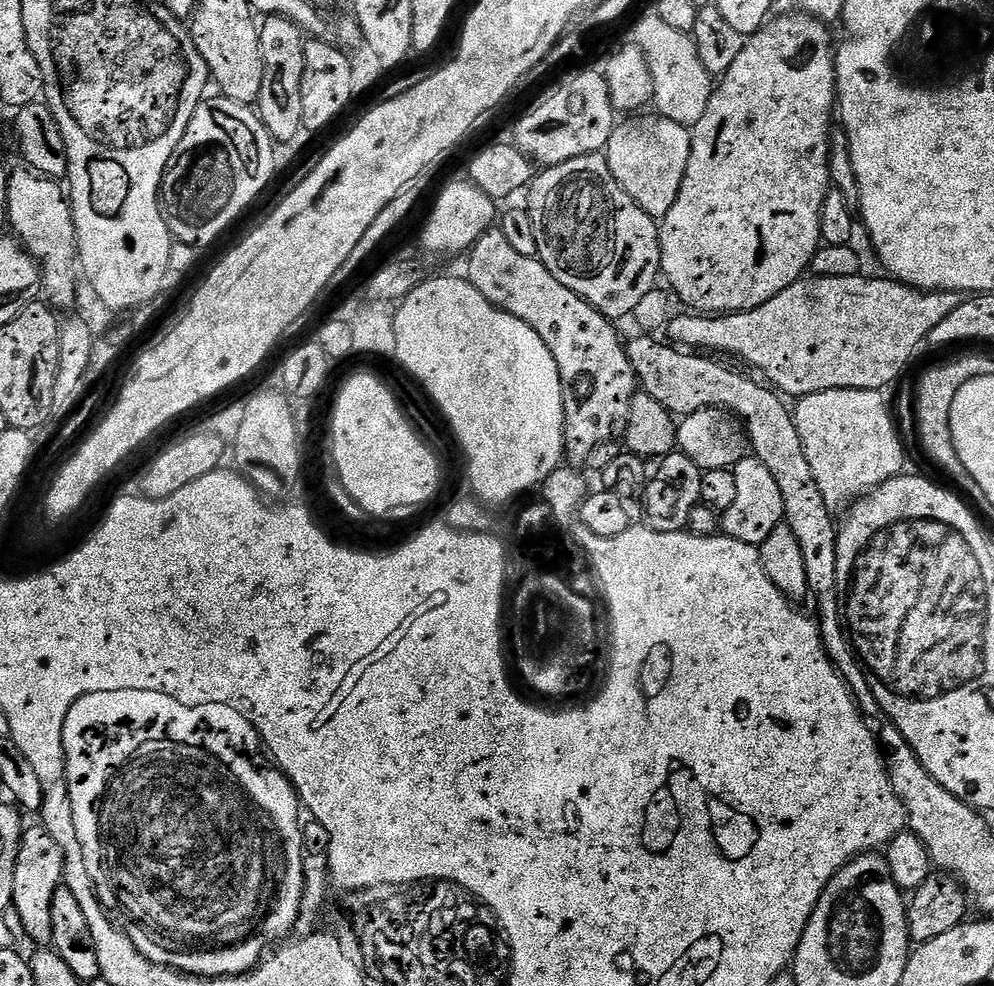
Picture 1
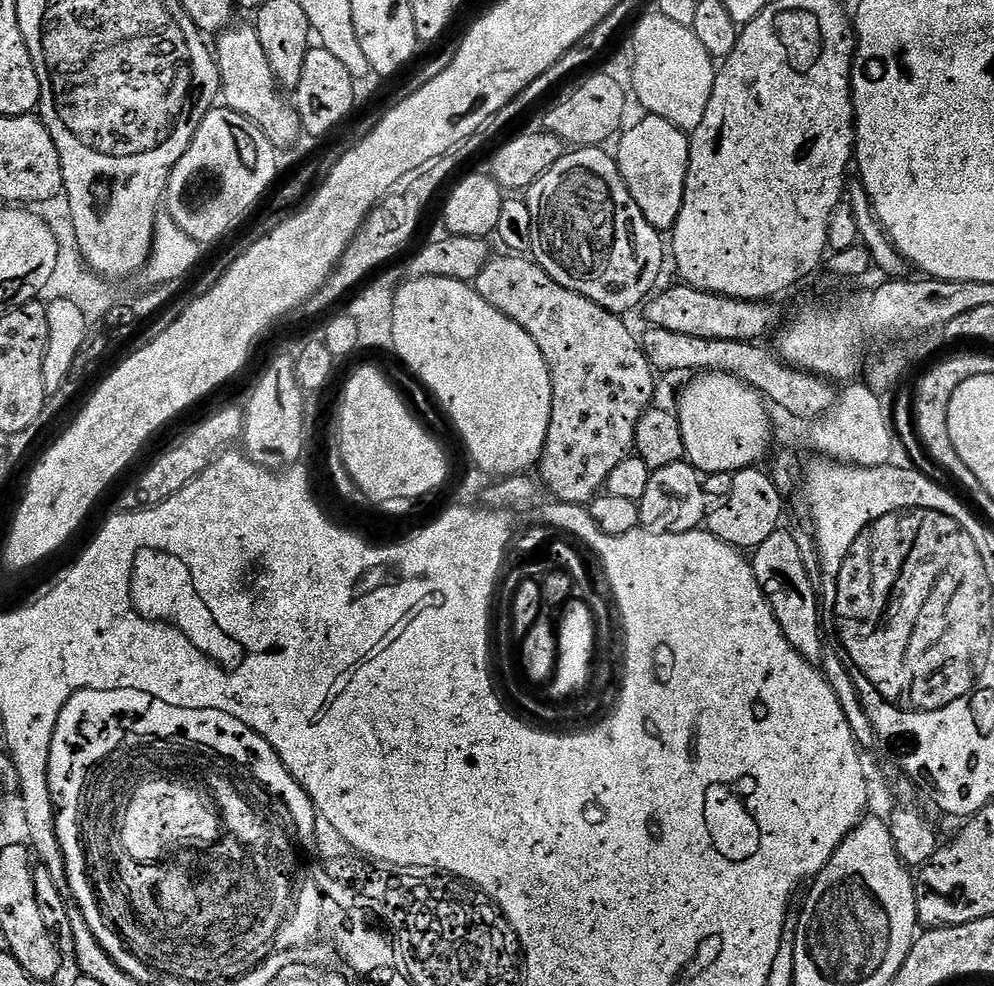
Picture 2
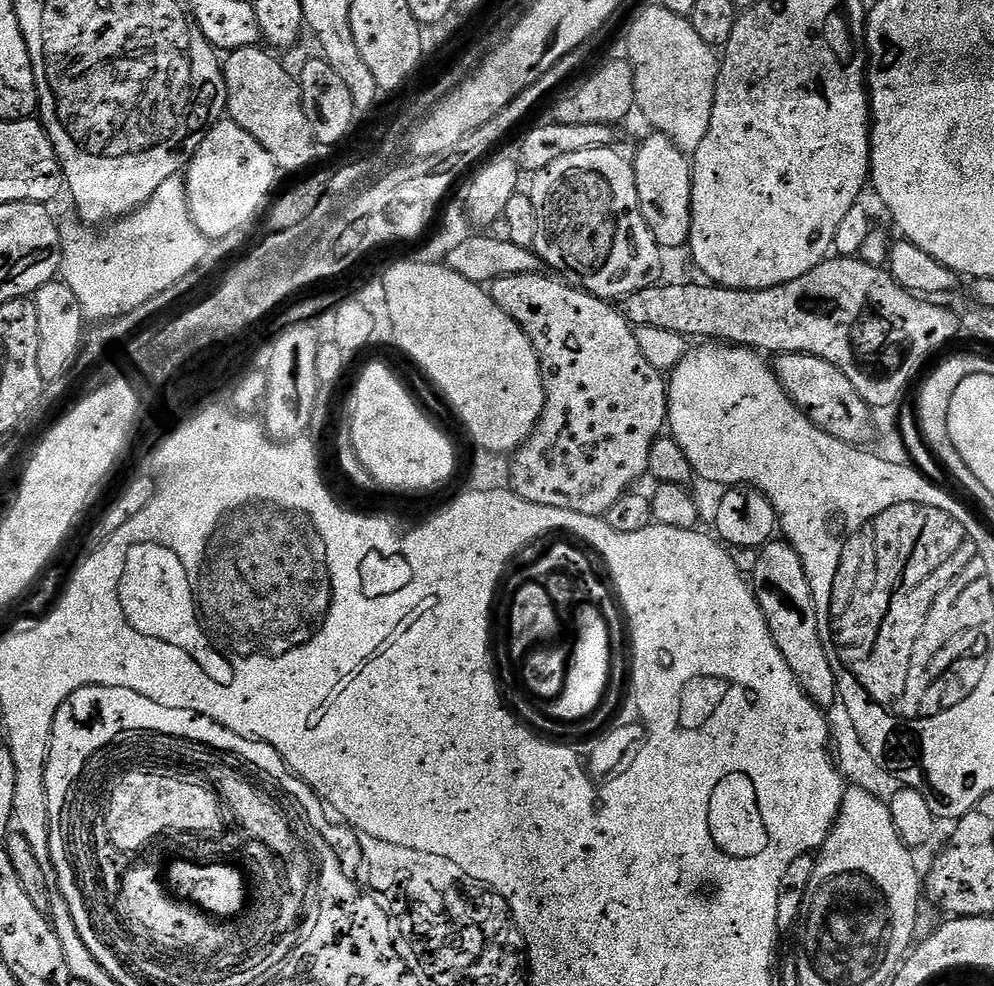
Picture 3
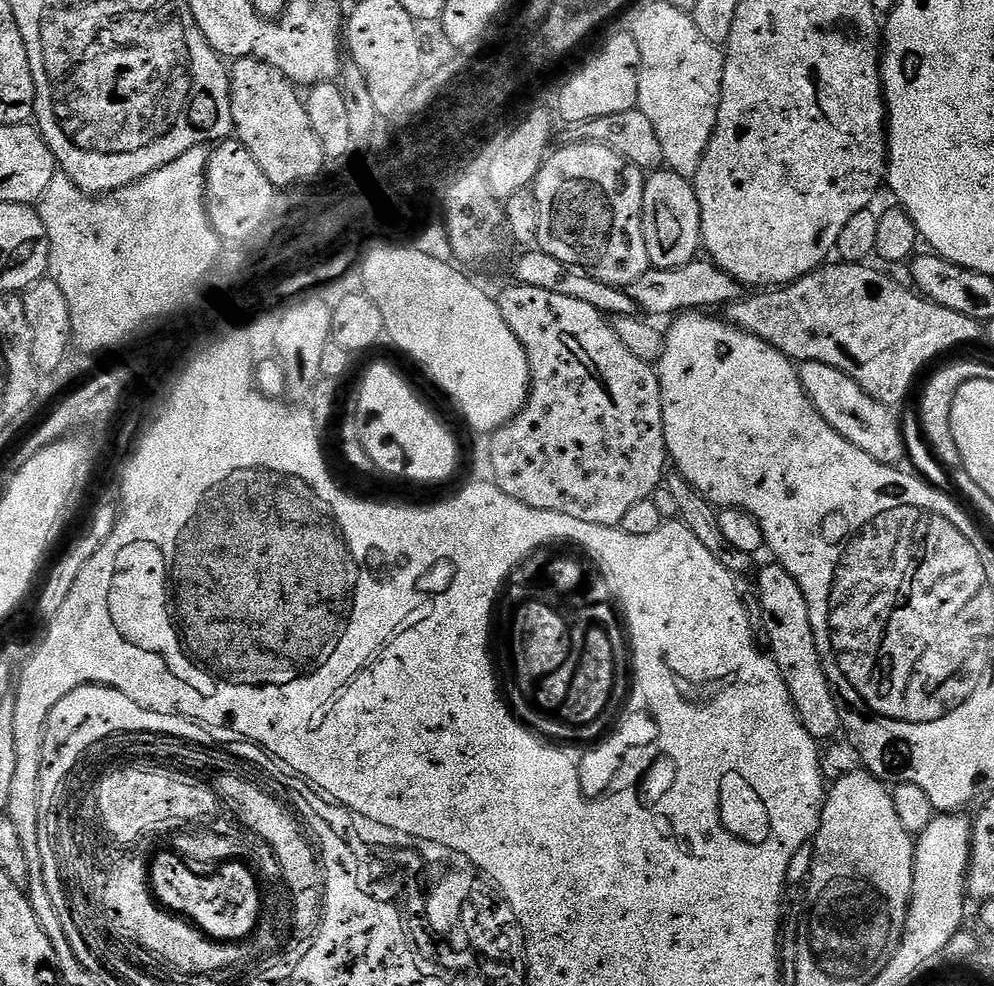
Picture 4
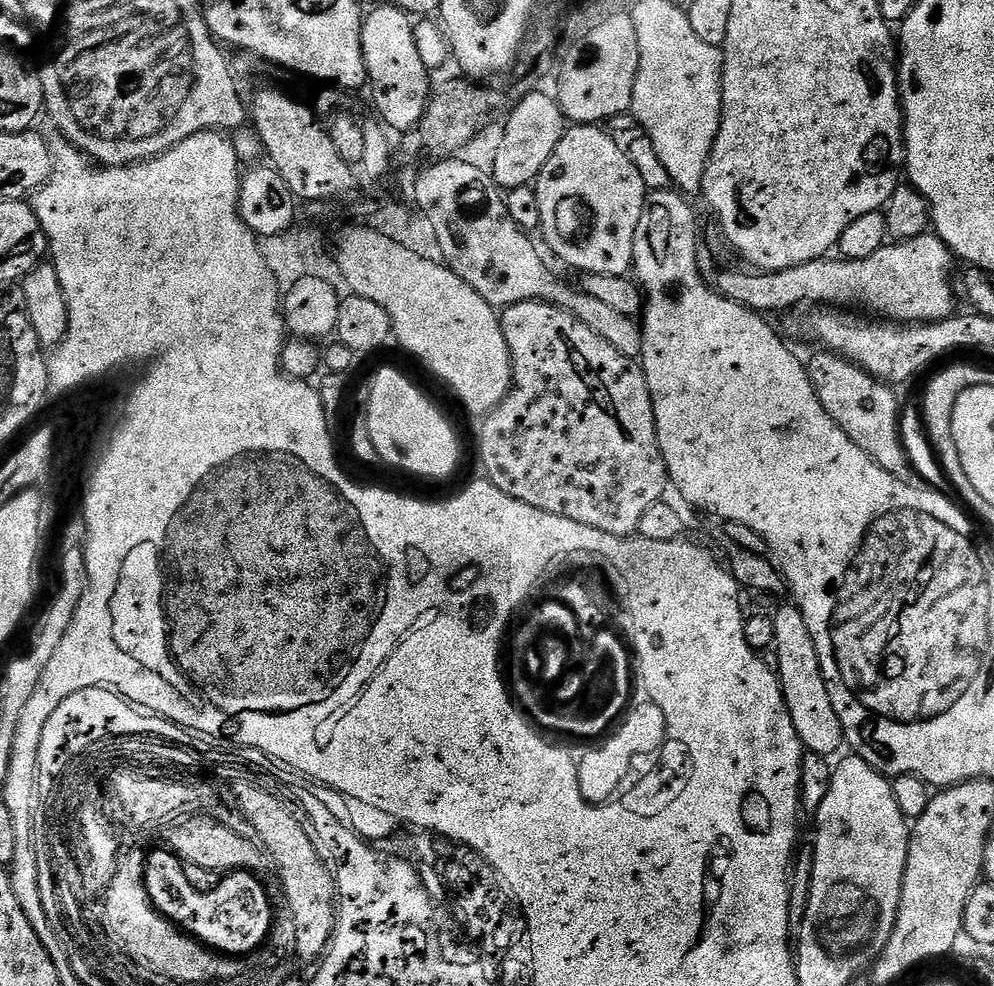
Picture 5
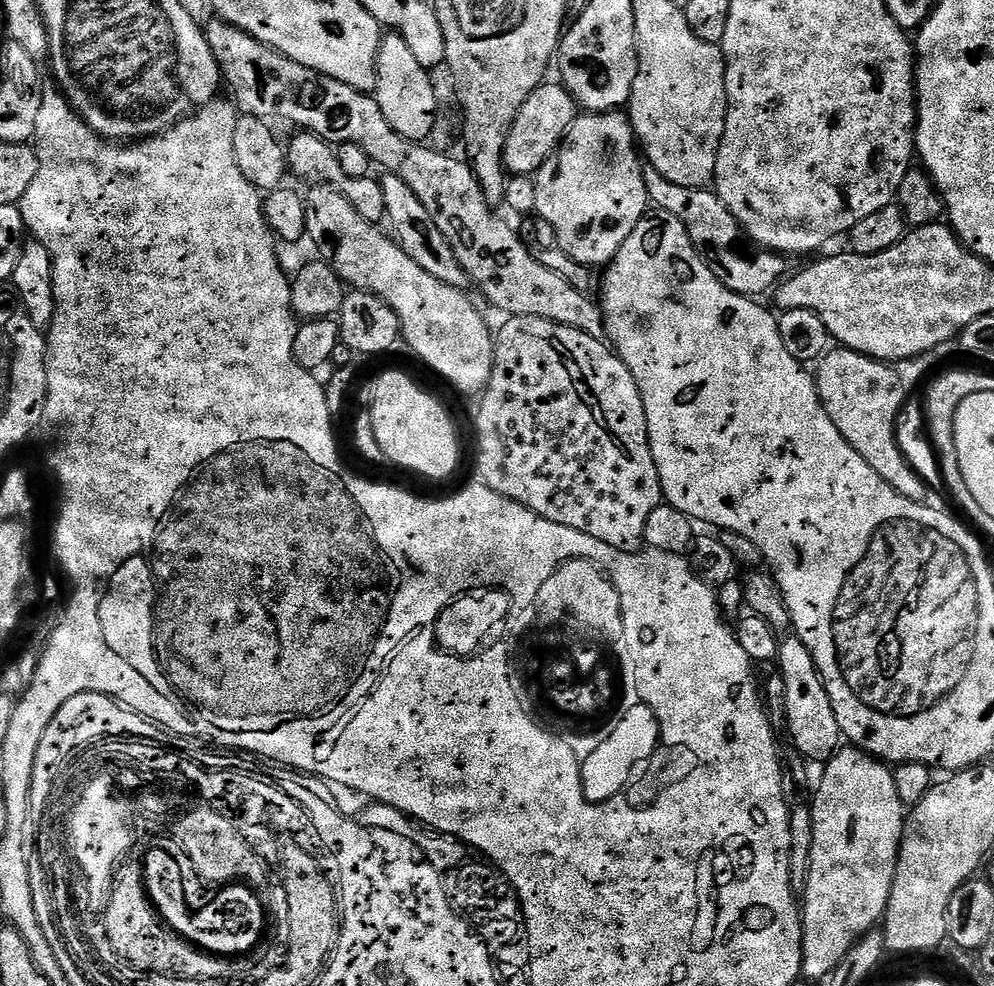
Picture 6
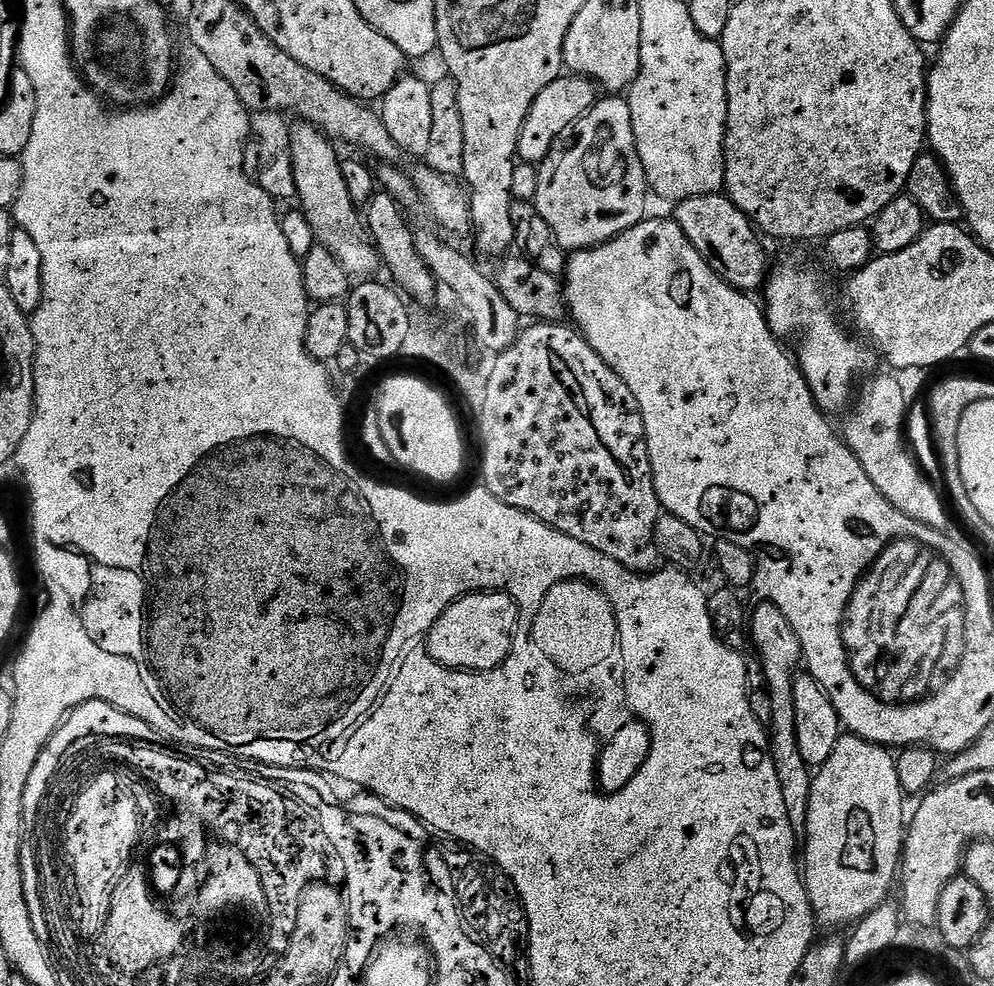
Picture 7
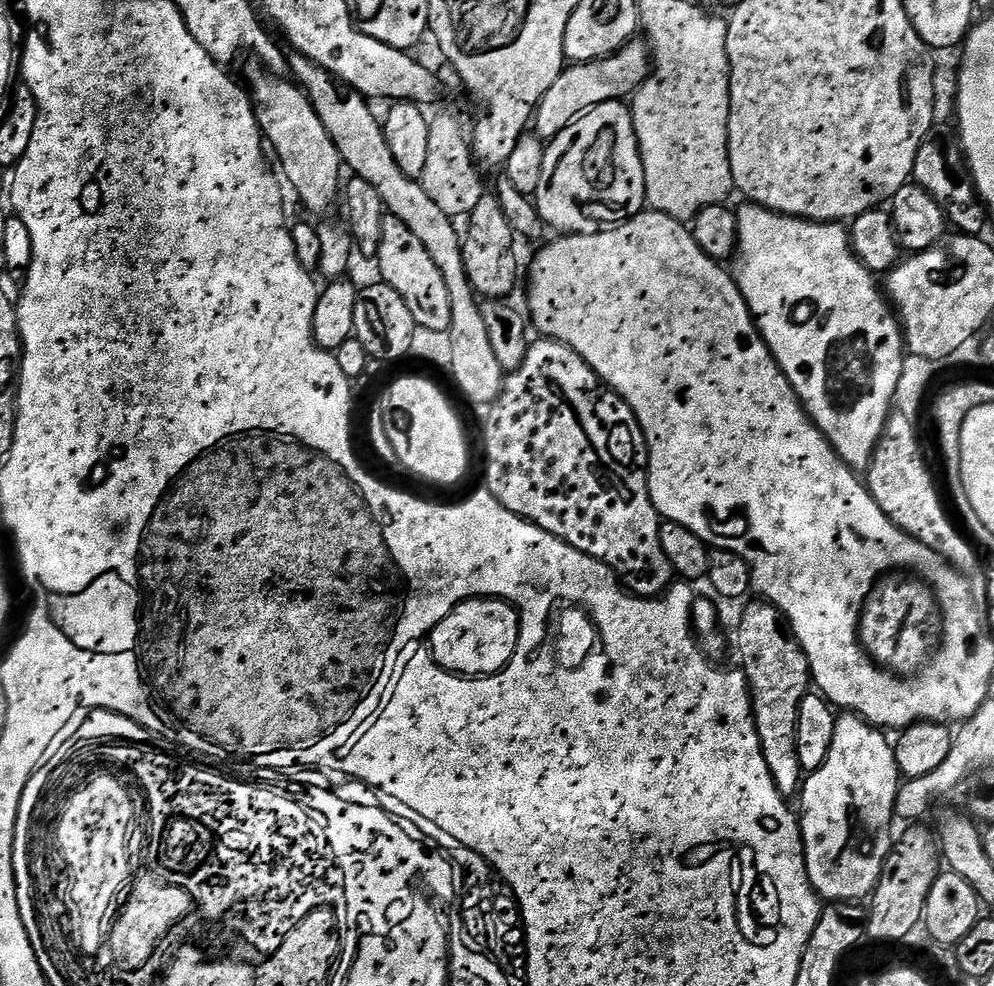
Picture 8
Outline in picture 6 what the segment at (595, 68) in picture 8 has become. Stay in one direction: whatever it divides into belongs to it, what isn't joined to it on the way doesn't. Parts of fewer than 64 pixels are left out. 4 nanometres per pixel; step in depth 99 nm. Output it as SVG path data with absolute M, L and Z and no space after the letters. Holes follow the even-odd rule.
M559 82L540 84L522 102L522 110L514 118L508 131L504 147L504 166L512 176L532 176L545 164L560 146L561 139L569 126L576 121L578 105Z

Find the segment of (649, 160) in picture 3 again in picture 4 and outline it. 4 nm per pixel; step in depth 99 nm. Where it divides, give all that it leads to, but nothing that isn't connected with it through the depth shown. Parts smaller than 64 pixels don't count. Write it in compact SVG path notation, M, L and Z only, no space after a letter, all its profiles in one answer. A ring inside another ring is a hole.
M657 170L644 182L644 237L652 268L681 268L697 259L702 248L700 239L700 207L696 186L691 179L680 177L671 170Z

